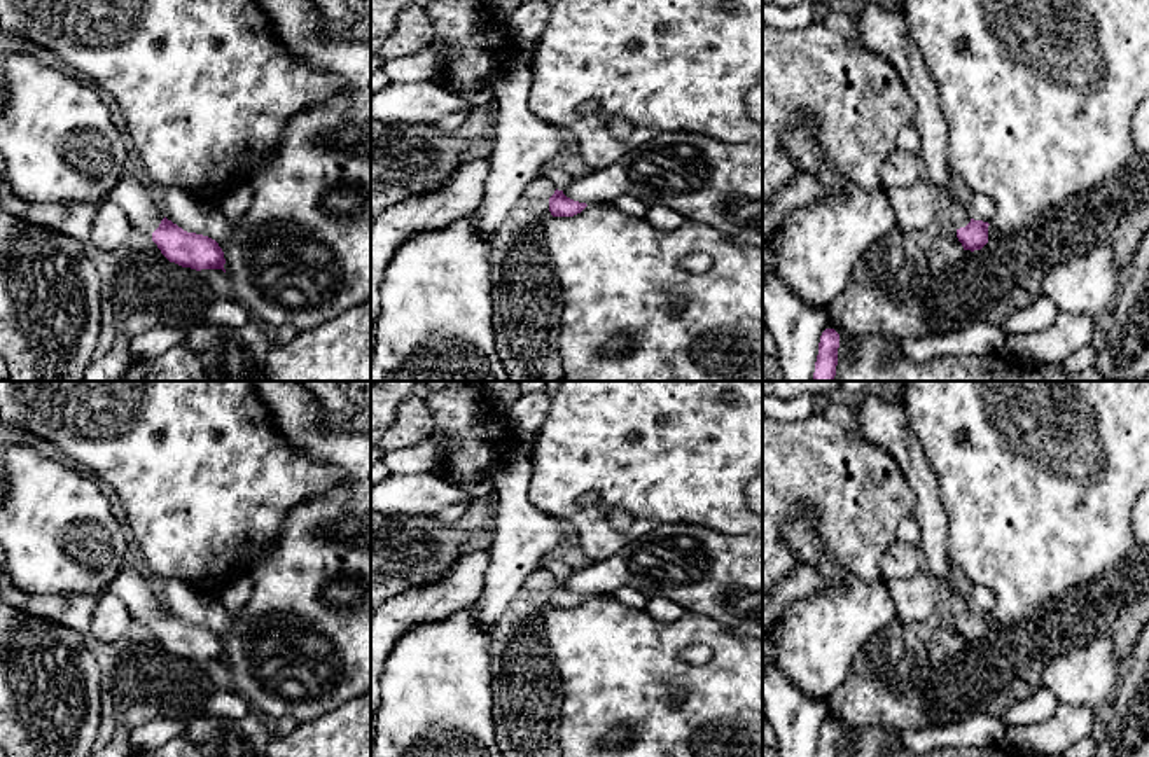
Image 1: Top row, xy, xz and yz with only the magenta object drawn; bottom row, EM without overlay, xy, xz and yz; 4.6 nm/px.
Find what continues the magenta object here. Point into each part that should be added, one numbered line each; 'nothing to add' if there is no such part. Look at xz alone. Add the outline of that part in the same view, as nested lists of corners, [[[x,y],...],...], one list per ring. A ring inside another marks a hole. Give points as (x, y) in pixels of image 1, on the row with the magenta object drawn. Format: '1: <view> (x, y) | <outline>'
1: xz (541, 187) | [[[537,175],[523,192],[525,199],[549,199],[556,191],[556,185],[544,175]]]

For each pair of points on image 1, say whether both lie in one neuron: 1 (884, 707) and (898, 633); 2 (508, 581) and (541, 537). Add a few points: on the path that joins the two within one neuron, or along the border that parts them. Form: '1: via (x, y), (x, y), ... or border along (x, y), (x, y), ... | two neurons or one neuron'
1: via (884, 689), (887, 673), (896, 659), (896, 651) | one neuron
2: via (508, 570), (530, 548) | one neuron

